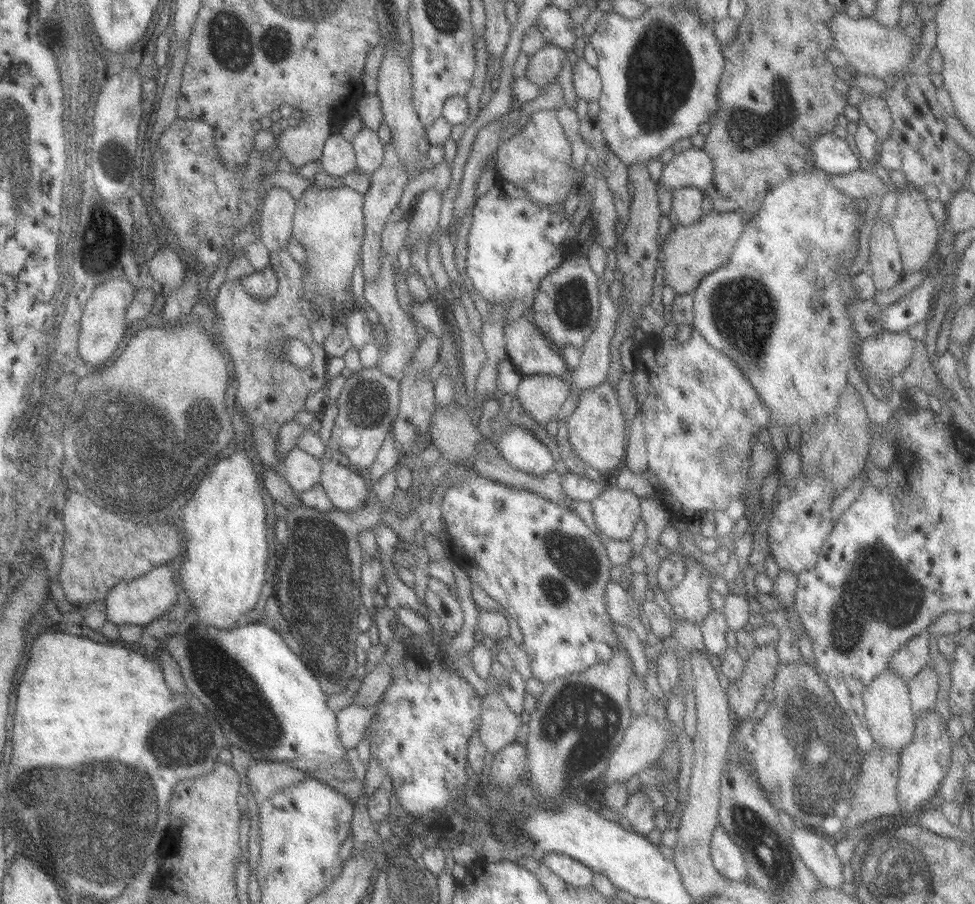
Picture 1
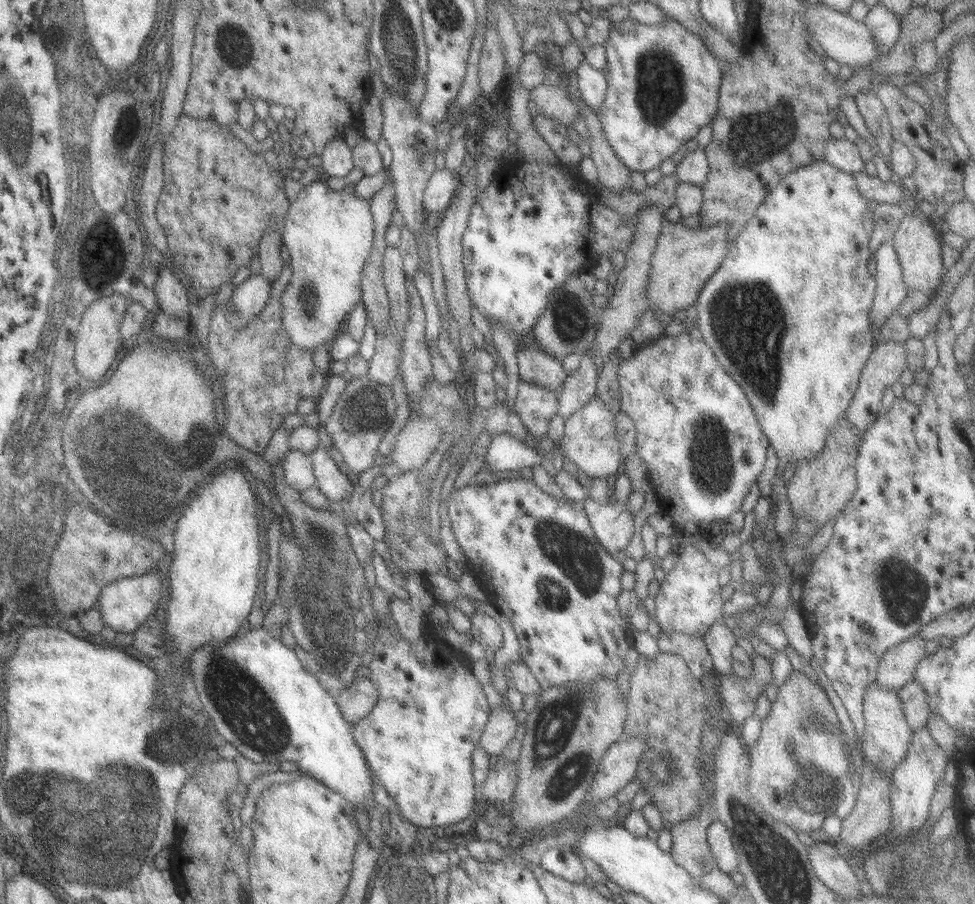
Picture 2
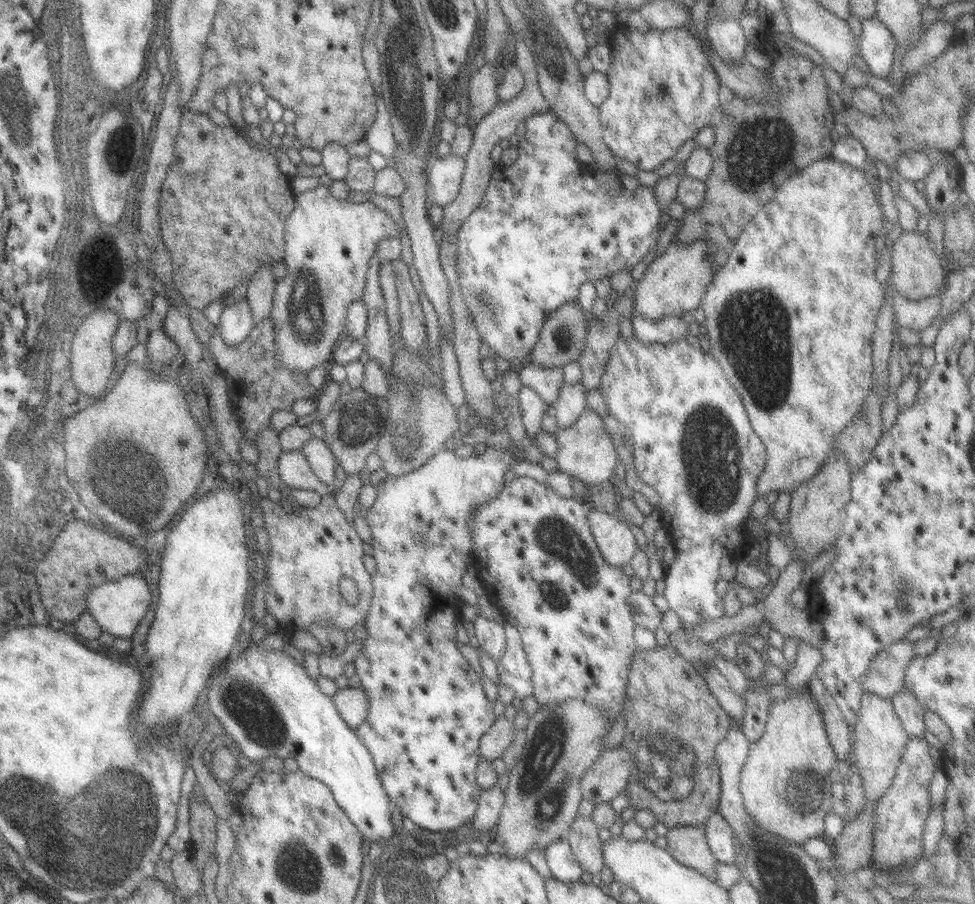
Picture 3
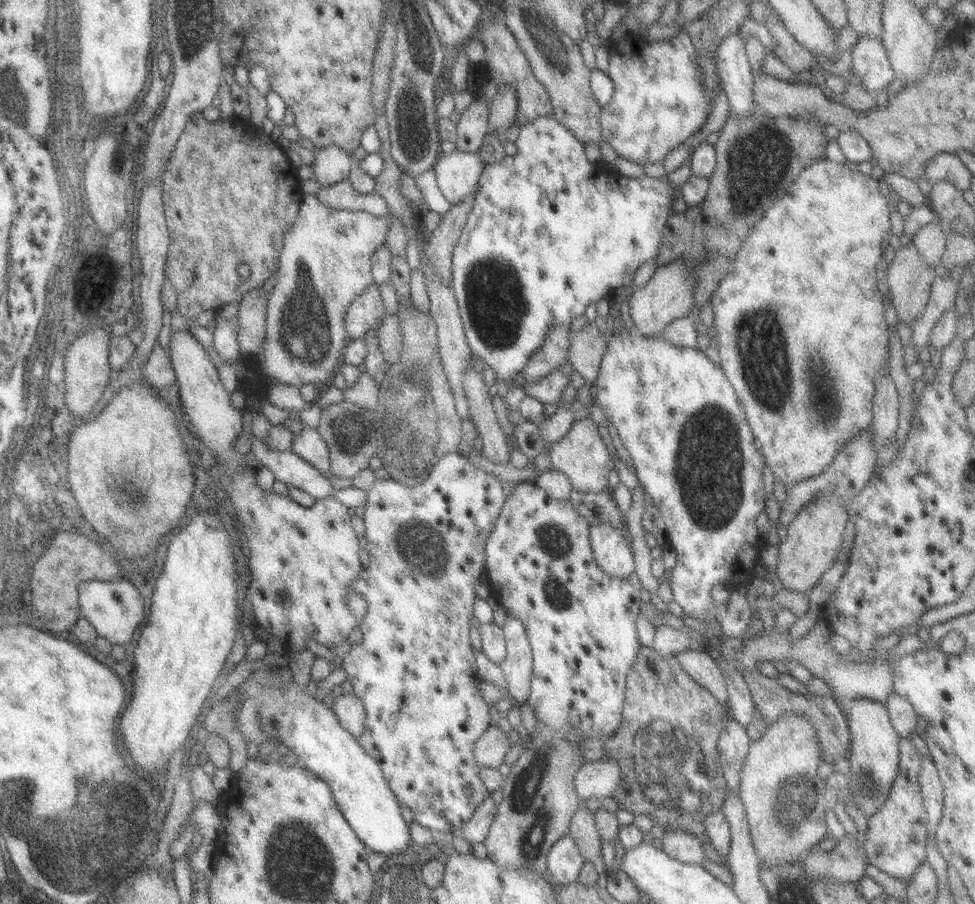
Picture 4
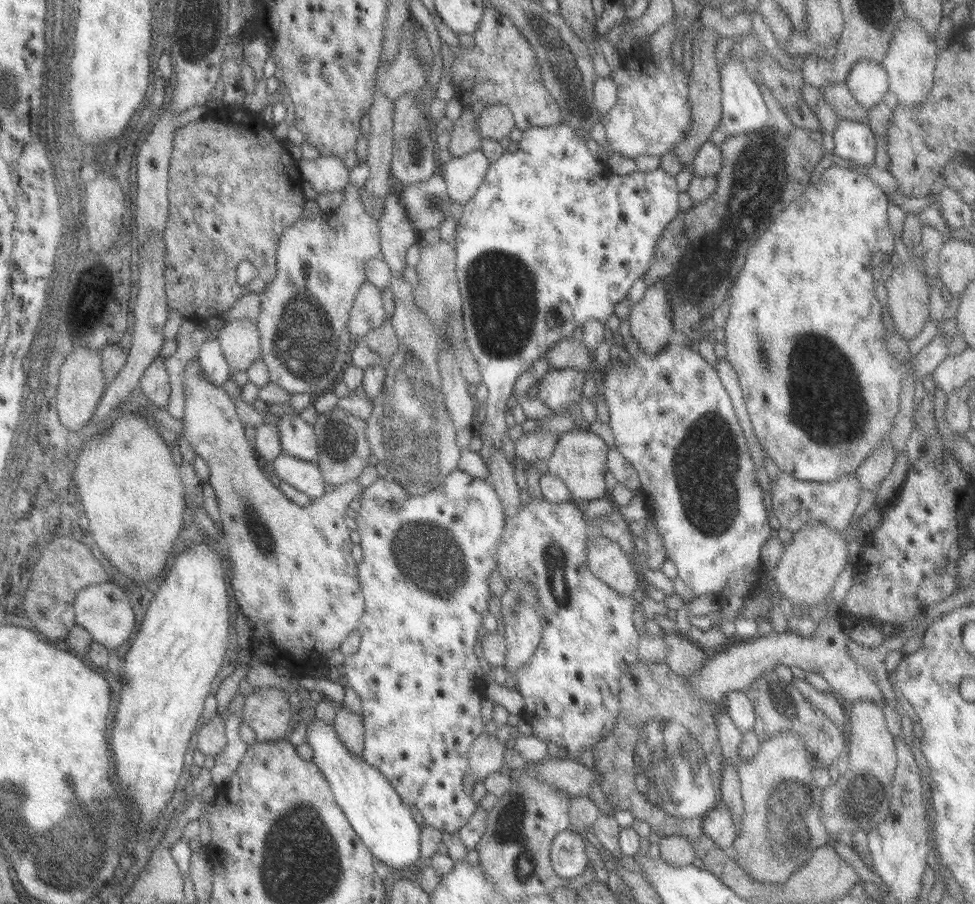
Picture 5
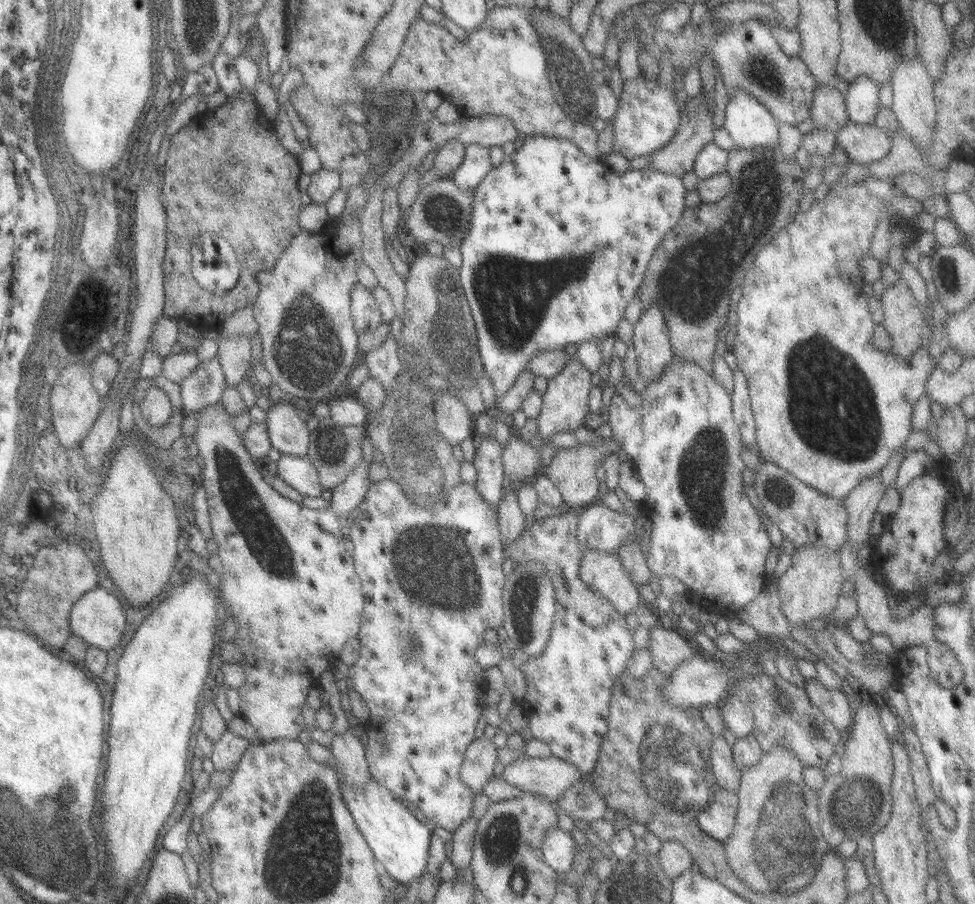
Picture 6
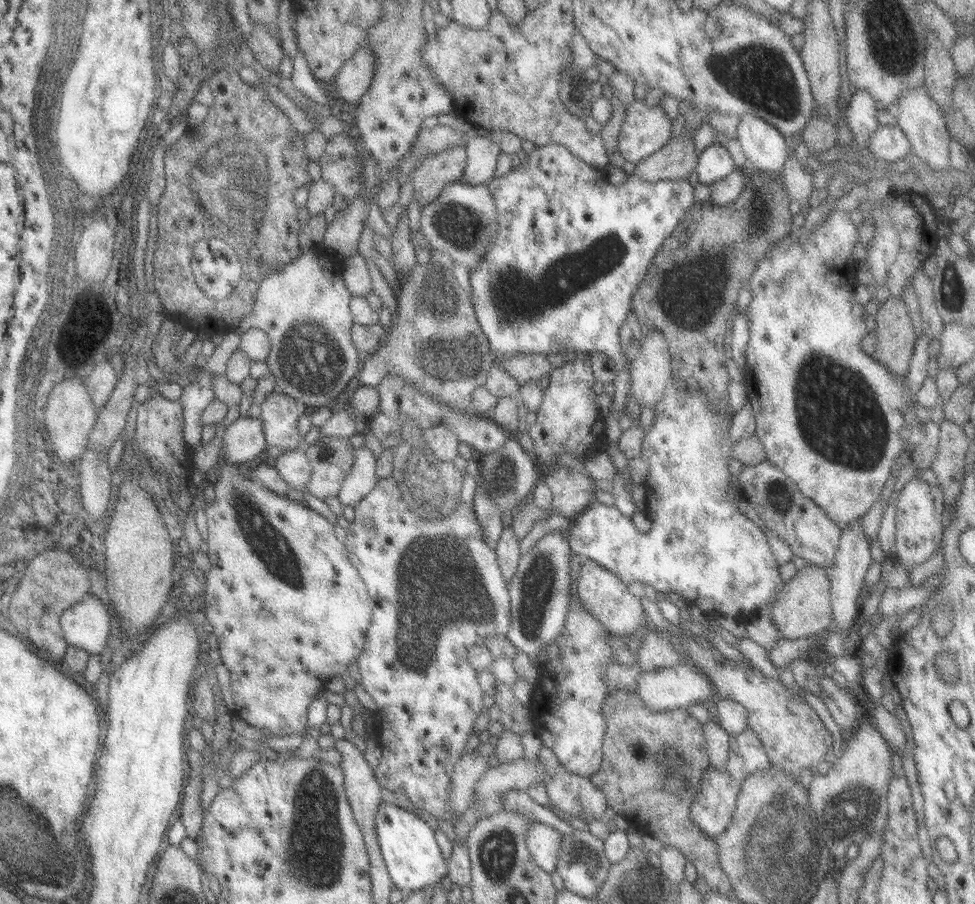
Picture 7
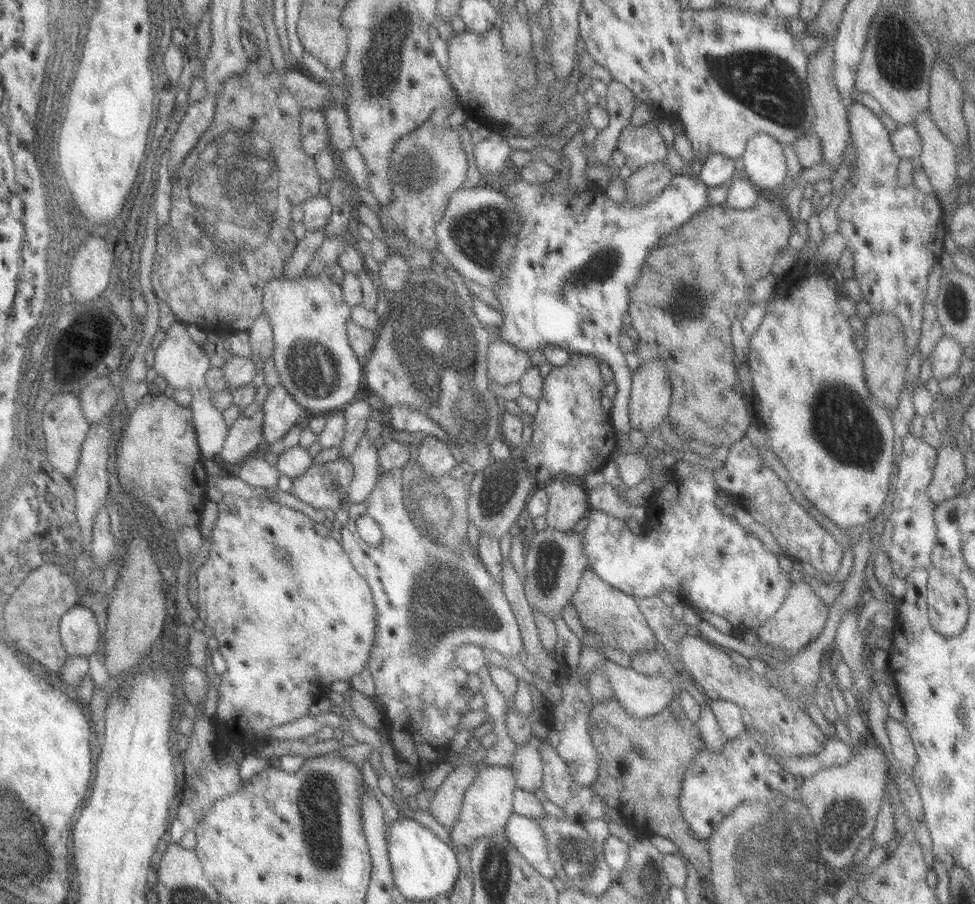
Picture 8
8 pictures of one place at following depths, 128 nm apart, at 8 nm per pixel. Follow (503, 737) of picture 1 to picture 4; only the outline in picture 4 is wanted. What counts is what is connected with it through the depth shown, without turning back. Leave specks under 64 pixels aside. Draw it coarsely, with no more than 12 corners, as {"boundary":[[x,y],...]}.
{"boundary":[[487,727],[474,742],[478,768],[497,769],[513,734]]}

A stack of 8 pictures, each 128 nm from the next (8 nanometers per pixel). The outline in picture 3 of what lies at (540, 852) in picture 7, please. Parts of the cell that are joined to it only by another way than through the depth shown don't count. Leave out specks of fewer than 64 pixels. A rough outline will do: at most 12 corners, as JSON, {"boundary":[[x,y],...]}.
{"boundary":[[565,837],[545,847],[551,877],[577,883],[584,873],[575,862]]}

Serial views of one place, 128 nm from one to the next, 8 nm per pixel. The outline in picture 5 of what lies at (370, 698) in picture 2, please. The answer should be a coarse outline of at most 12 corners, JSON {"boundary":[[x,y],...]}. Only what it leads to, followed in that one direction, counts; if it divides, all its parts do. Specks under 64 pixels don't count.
{"boundary":[[336,705],[333,730],[349,754],[362,756],[362,717]]}

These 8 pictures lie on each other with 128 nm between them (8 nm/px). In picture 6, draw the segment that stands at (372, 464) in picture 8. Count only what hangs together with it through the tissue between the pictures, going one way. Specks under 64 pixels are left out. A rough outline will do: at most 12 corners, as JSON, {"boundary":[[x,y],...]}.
{"boundary":[[220,404],[194,415],[237,715],[296,740],[356,638],[362,459],[307,509]]}

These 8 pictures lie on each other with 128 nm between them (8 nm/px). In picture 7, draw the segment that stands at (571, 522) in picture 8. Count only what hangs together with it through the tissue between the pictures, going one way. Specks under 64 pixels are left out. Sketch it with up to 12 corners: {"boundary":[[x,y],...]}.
{"boundary":[[553,465],[542,482],[550,509],[571,522],[593,501],[596,483]]}

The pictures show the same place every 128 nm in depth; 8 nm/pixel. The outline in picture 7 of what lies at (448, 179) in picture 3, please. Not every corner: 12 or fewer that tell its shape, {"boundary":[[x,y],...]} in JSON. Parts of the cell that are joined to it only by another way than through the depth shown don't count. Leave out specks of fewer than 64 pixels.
{"boundary":[[473,134],[464,145],[461,182],[483,185],[493,178],[500,146]]}

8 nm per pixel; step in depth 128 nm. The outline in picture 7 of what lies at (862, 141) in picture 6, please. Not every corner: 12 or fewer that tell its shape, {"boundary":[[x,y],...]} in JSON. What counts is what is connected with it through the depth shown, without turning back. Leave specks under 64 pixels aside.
{"boundary":[[895,124],[870,134],[867,150],[873,160],[894,165],[910,152]]}

